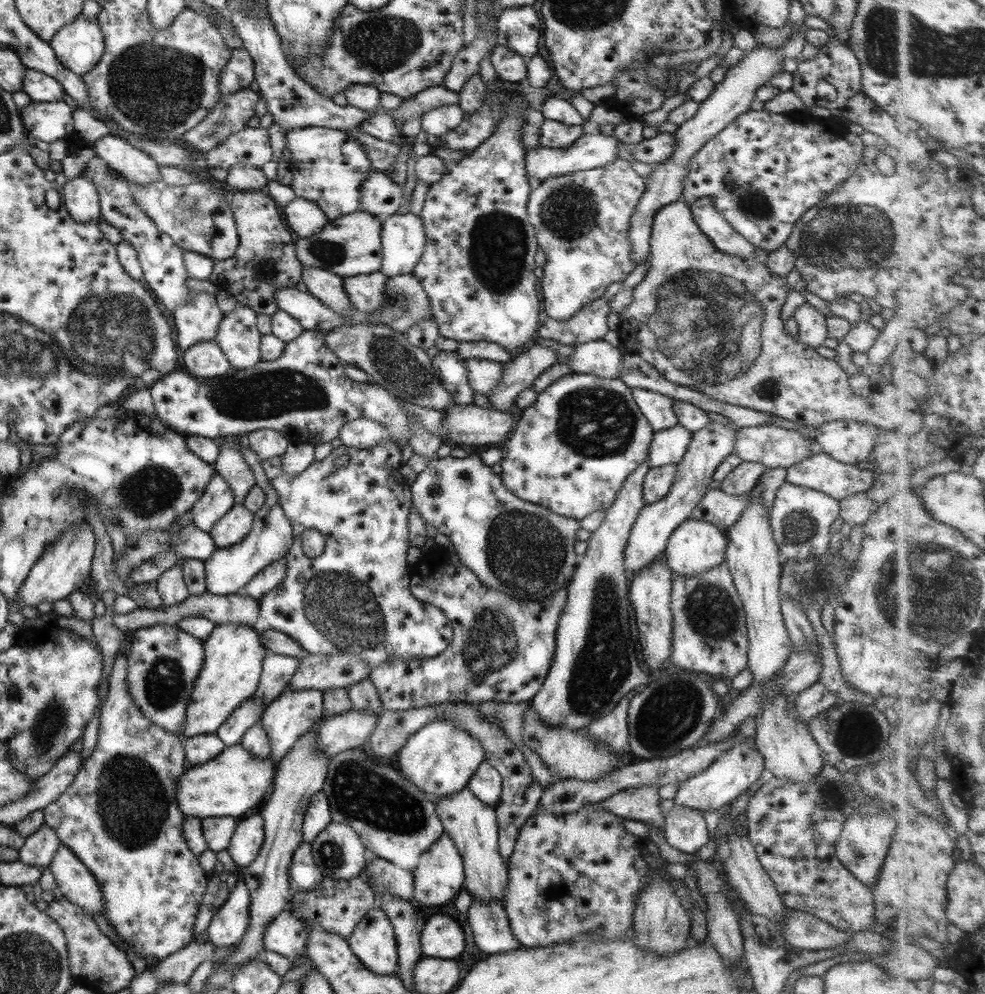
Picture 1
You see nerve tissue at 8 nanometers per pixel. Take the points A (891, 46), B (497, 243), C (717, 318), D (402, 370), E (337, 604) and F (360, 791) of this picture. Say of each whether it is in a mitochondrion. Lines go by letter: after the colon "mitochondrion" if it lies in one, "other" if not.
A: mitochondrion
B: mitochondrion
C: mitochondrion
D: mitochondrion
E: mitochondrion
F: mitochondrion

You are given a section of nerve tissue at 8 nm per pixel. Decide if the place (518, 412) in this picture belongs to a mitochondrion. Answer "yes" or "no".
no

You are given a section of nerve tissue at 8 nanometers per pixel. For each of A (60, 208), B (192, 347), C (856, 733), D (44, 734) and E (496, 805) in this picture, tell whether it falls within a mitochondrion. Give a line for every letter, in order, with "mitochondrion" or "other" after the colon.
A: other
B: other
C: mitochondrion
D: mitochondrion
E: other

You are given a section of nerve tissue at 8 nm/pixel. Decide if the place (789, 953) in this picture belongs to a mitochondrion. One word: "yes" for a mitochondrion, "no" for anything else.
no

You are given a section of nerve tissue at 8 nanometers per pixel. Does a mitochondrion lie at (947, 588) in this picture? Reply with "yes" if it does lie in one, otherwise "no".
yes

